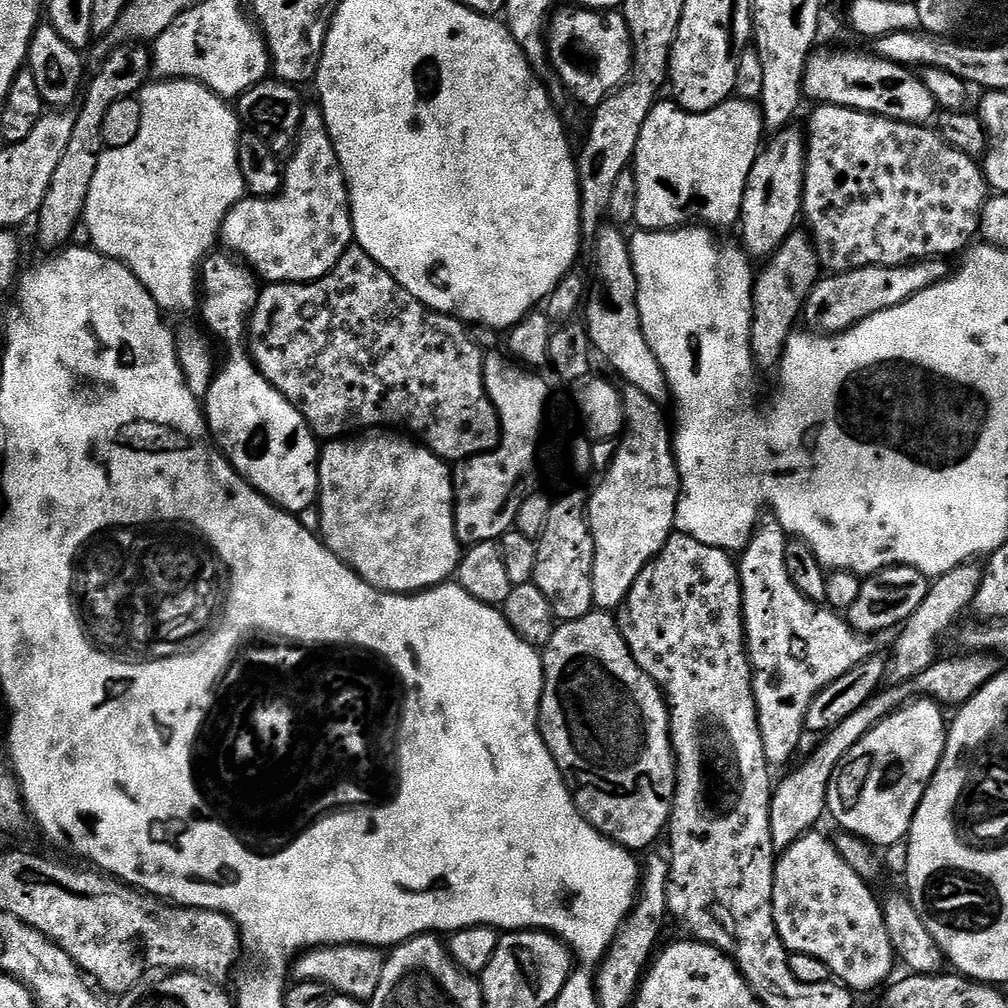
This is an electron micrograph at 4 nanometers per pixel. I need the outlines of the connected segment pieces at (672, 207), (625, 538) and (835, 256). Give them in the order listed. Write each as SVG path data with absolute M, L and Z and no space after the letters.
M733 98L725 104L720 104L709 112L686 112L675 102L658 102L650 110L650 118L646 118L646 126L642 126L642 134L638 134L638 146L636 147L636 158L634 171L636 174L636 185L638 186L638 206L634 206L634 224L637 229L645 232L670 232L677 228L689 226L703 226L709 230L716 228L728 228L740 219L740 207L746 190L746 182L750 178L750 170L754 166L757 156L760 155L762 147L762 134L764 134L763 117L760 109L751 100Z
M631 386L623 389L624 418L626 431L623 433L624 445L620 453L612 460L604 481L596 488L592 500L587 501L588 527L594 538L594 605L600 610L616 610L624 603L626 594L634 586L638 574L650 563L660 551L664 543L673 535L676 526L676 501L680 499L680 471L676 469L674 440L670 428L664 425L660 414L661 407L651 401L642 390Z
M822 104L815 110L817 112L809 118L808 128L806 127L808 161L804 171L804 210L802 220L803 223L808 223L806 228L820 258L821 269L835 274L837 272L849 272L850 270L862 270L868 266L894 268L922 260L952 258L955 252L961 251L960 253L963 253L977 239L980 230L980 215L984 209L984 203L988 201L990 195L988 181L984 178L983 167L977 161L951 148L950 145L944 143L939 131L932 129L931 132L931 127L928 126L900 124L896 120L887 120L881 116L871 116L869 112L859 112L842 106L834 106L833 104Z

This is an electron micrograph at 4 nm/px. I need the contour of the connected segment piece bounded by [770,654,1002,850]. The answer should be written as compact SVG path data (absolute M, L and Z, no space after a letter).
M964 654L954 660L937 659L918 678L914 678L906 684L893 684L885 687L862 705L854 714L842 718L838 726L834 726L823 737L824 740L808 756L808 761L801 768L790 773L784 781L775 785L772 794L772 805L770 806L770 830L772 841L778 850L783 850L798 838L802 838L807 832L813 831L816 824L824 816L824 807L828 804L828 788L833 787L834 777L844 759L848 757L849 750L866 735L871 728L878 726L892 713L900 711L905 704L913 699L923 698L934 700L941 706L956 704L964 706L975 701L976 696L990 683L997 672L1001 671L1002 664L992 654Z

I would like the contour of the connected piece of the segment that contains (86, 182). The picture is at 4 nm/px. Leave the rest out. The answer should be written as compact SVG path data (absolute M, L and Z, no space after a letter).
M129 42L113 49L104 65L93 76L91 73L78 106L80 112L75 113L76 121L74 130L70 133L70 142L58 161L54 178L50 178L50 190L46 190L46 198L38 213L40 225L36 228L36 236L42 247L52 248L48 250L63 249L71 241L68 239L75 234L76 228L78 232L86 206L86 194L90 194L90 182L94 178L94 170L98 170L98 158L105 149L102 121L106 119L110 106L114 106L114 102L135 97L153 75L152 53L143 43Z

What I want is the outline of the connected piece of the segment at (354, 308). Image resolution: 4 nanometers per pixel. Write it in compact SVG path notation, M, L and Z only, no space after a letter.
M353 246L345 250L334 270L330 270L330 274L320 280L311 280L308 284L268 284L261 291L252 311L252 318L248 322L246 352L260 373L300 411L302 418L306 418L310 430L321 441L348 438L365 430L399 430L423 444L441 460L463 462L471 456L483 456L485 452L492 452L500 446L500 416L492 405L484 381L486 352L467 331L469 332L469 329L456 317L445 316L442 312L433 312L427 308L422 301L414 298L414 294L405 290L385 268L378 266L378 262L374 262L374 258L366 254L366 250Z

